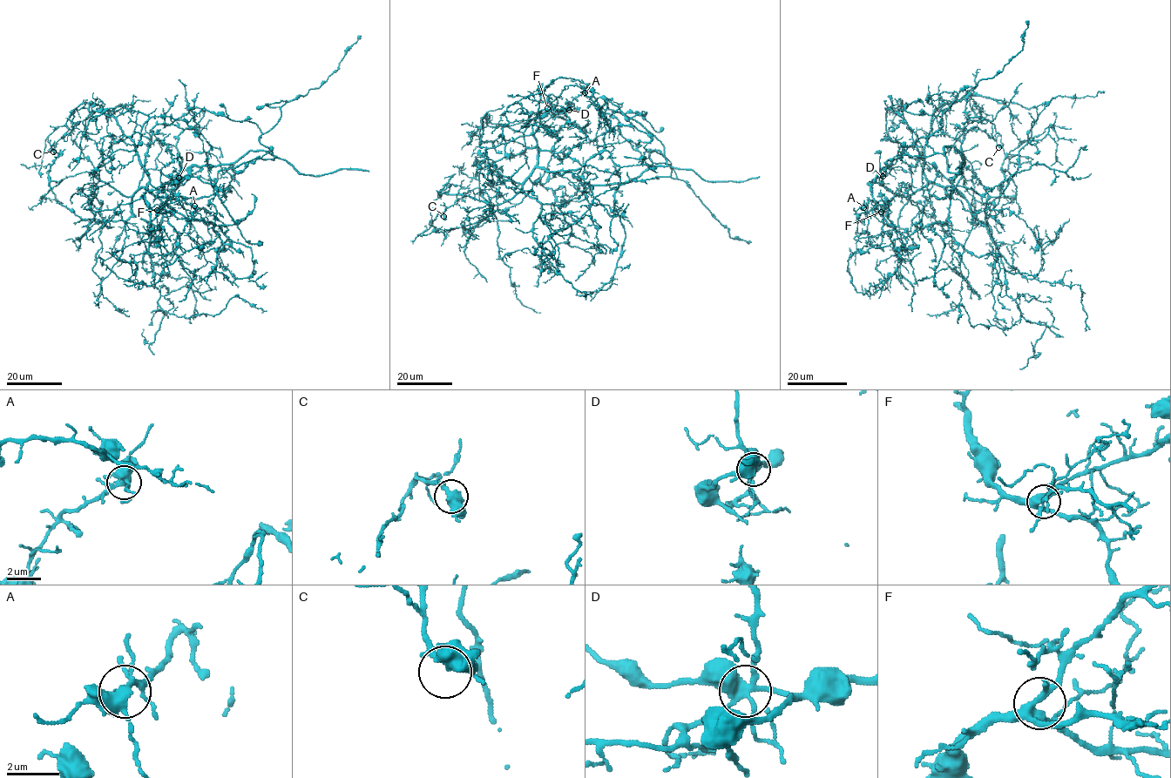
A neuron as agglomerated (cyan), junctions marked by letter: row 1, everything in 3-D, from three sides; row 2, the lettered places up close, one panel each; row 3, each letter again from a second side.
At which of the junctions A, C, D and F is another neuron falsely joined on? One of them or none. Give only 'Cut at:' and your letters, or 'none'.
Cut at: none

